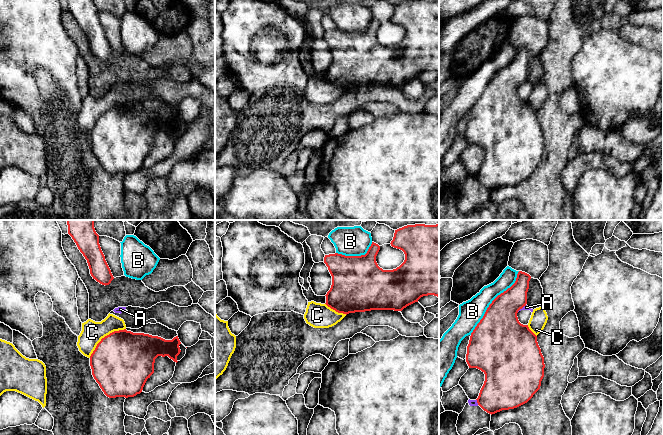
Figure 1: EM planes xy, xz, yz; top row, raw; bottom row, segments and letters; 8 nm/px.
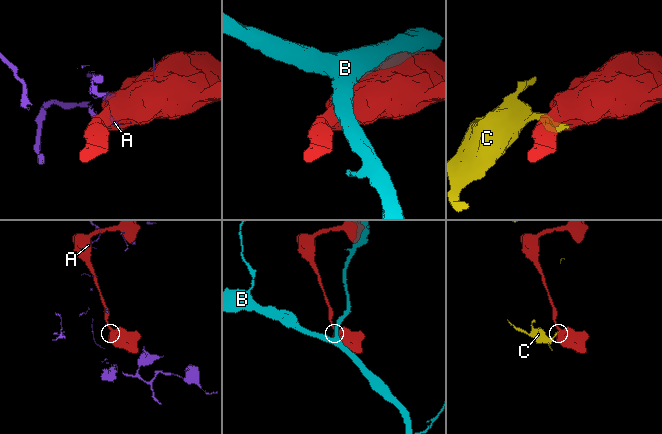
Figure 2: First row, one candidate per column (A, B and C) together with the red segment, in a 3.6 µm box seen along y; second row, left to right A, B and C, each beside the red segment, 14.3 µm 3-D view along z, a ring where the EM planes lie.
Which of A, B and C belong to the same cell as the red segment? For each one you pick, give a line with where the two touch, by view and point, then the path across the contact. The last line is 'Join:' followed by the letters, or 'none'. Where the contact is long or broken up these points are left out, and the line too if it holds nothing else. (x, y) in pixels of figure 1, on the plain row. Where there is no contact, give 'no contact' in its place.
Join: none

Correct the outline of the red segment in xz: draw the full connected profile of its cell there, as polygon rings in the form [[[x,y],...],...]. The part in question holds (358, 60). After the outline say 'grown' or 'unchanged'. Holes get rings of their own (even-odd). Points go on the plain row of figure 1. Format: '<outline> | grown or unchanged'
[[[439,0],[407,1],[395,6],[391,22],[405,30],[404,38],[393,46],[383,46],[376,38],[380,22],[372,18],[367,29],[361,32],[345,32],[342,30],[325,31],[324,39],[332,52],[332,61],[327,68],[326,81],[338,89],[349,90],[371,86],[402,87],[407,82],[418,78],[423,72],[434,71],[439,74]]] | unchanged

